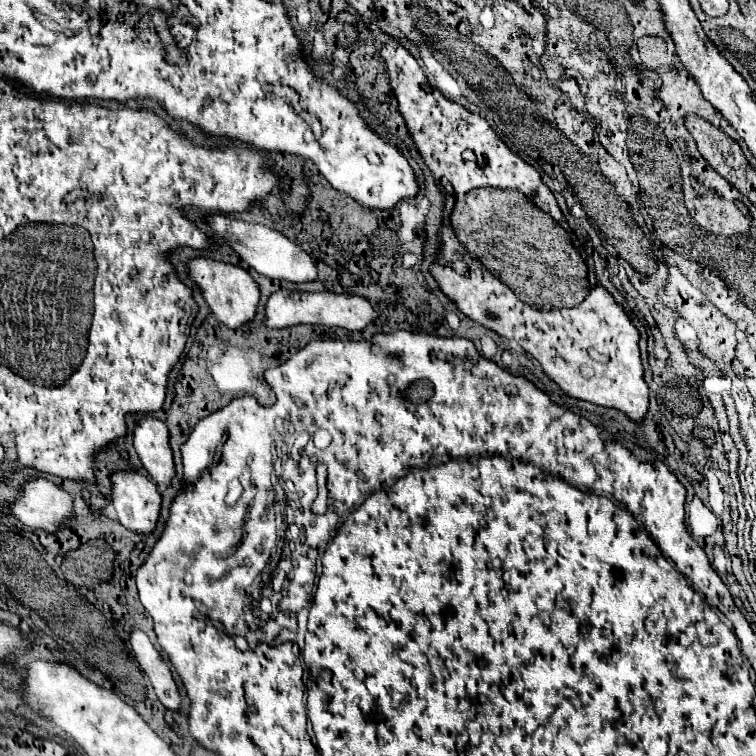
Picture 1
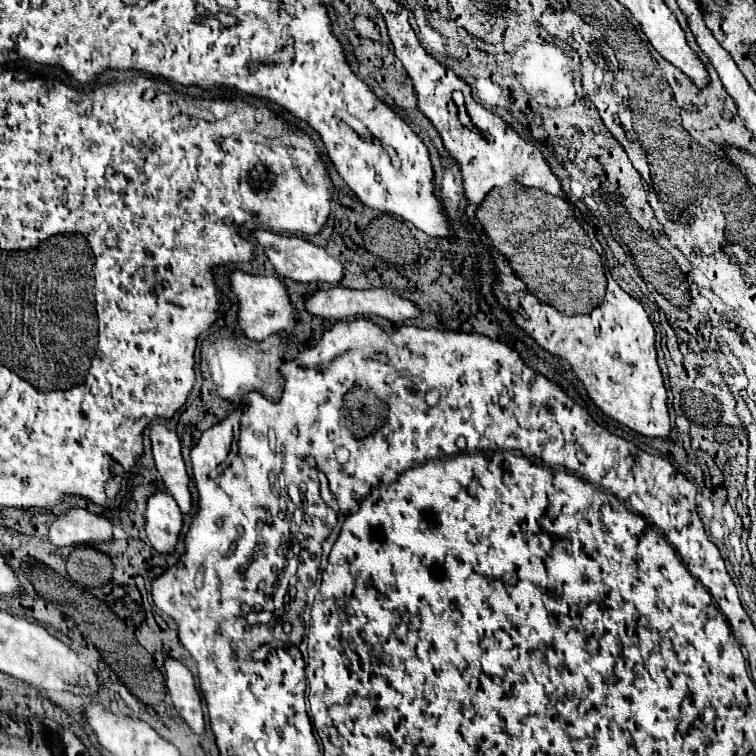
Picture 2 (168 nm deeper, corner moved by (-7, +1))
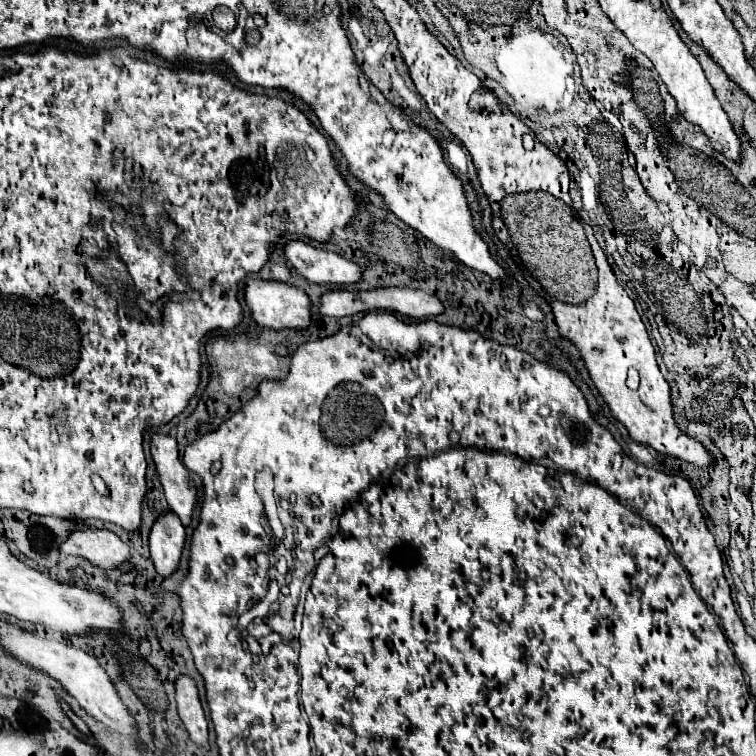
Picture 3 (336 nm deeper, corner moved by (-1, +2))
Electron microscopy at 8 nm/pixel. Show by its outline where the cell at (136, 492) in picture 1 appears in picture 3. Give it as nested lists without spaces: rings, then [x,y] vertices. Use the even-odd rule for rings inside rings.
[[[163,512],[155,520],[151,534],[149,534],[149,550],[151,550],[151,560],[161,576],[169,576],[181,558],[185,542],[185,528],[177,514]]]

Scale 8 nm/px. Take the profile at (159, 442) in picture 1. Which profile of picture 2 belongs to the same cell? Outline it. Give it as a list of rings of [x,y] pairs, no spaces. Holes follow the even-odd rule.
[[[155,425],[151,429],[151,443],[155,465],[167,487],[167,493],[177,501],[181,513],[191,513],[193,499],[189,493],[189,475],[185,471],[181,441],[177,433],[167,429],[165,425]]]

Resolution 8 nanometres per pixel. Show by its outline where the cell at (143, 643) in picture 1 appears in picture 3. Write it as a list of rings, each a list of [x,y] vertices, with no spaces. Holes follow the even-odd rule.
[[[179,676],[175,680],[175,702],[179,710],[179,718],[183,720],[191,740],[203,748],[209,746],[207,742],[207,720],[201,708],[199,692],[195,682],[189,676]]]

